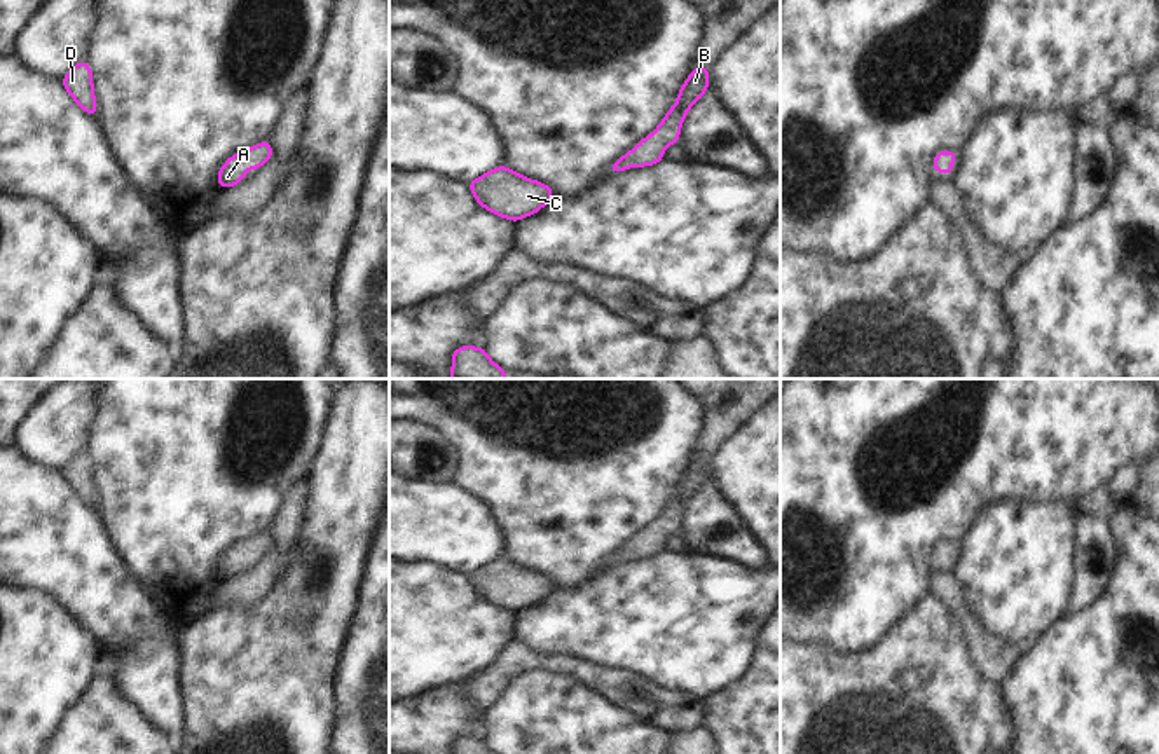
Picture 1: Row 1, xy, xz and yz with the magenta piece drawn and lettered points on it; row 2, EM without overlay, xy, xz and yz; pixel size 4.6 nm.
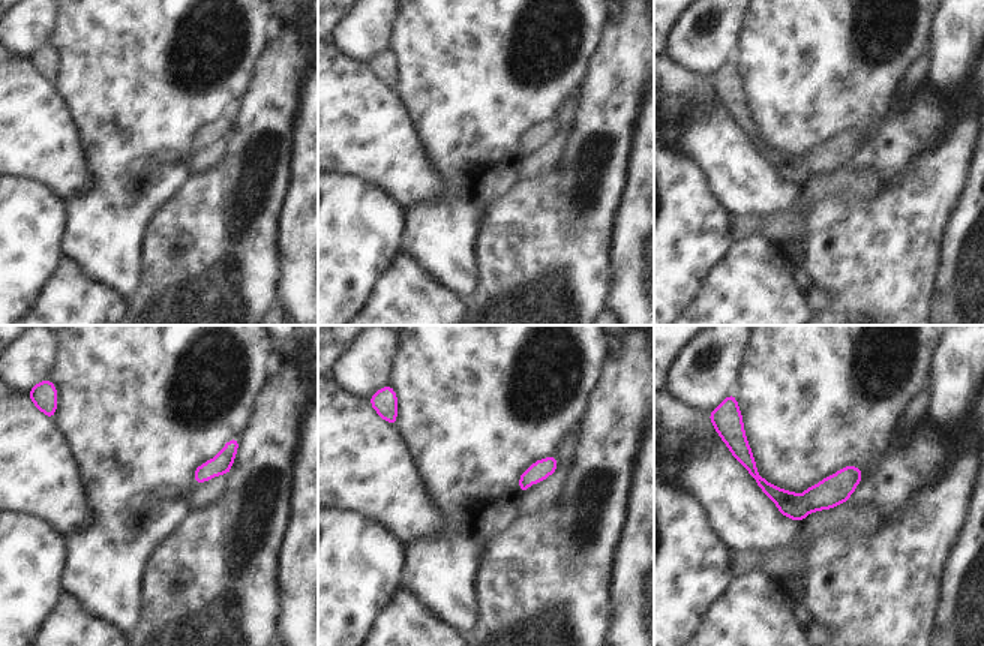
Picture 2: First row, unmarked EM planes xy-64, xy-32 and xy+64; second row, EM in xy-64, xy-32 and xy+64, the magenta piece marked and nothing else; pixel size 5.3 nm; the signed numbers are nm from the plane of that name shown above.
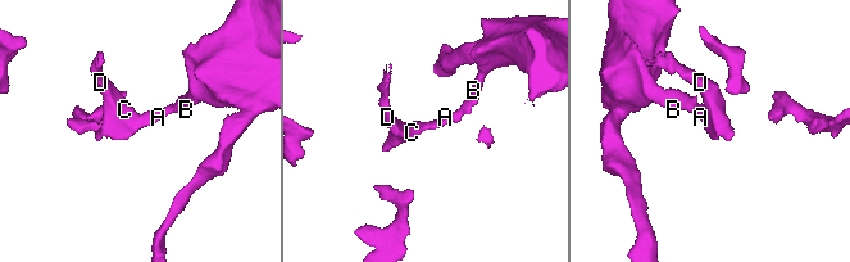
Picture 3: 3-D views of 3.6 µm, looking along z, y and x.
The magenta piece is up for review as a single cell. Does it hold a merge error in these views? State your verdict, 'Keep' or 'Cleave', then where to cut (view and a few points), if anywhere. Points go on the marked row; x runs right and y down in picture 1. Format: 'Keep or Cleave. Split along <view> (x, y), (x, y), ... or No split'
Keep. No split

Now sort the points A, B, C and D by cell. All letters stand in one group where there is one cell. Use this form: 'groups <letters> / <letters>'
groups A B C D

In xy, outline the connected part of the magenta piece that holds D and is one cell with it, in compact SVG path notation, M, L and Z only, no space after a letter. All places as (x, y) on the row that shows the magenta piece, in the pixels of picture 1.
M84 59L79 61L73 70L61 79L61 82L77 105L91 117L96 117L98 105L94 99L91 66Z

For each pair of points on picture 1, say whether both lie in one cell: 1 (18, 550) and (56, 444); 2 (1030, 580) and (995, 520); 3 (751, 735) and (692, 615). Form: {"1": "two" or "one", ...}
{"1": "two", "2": "one", "3": "two"}

